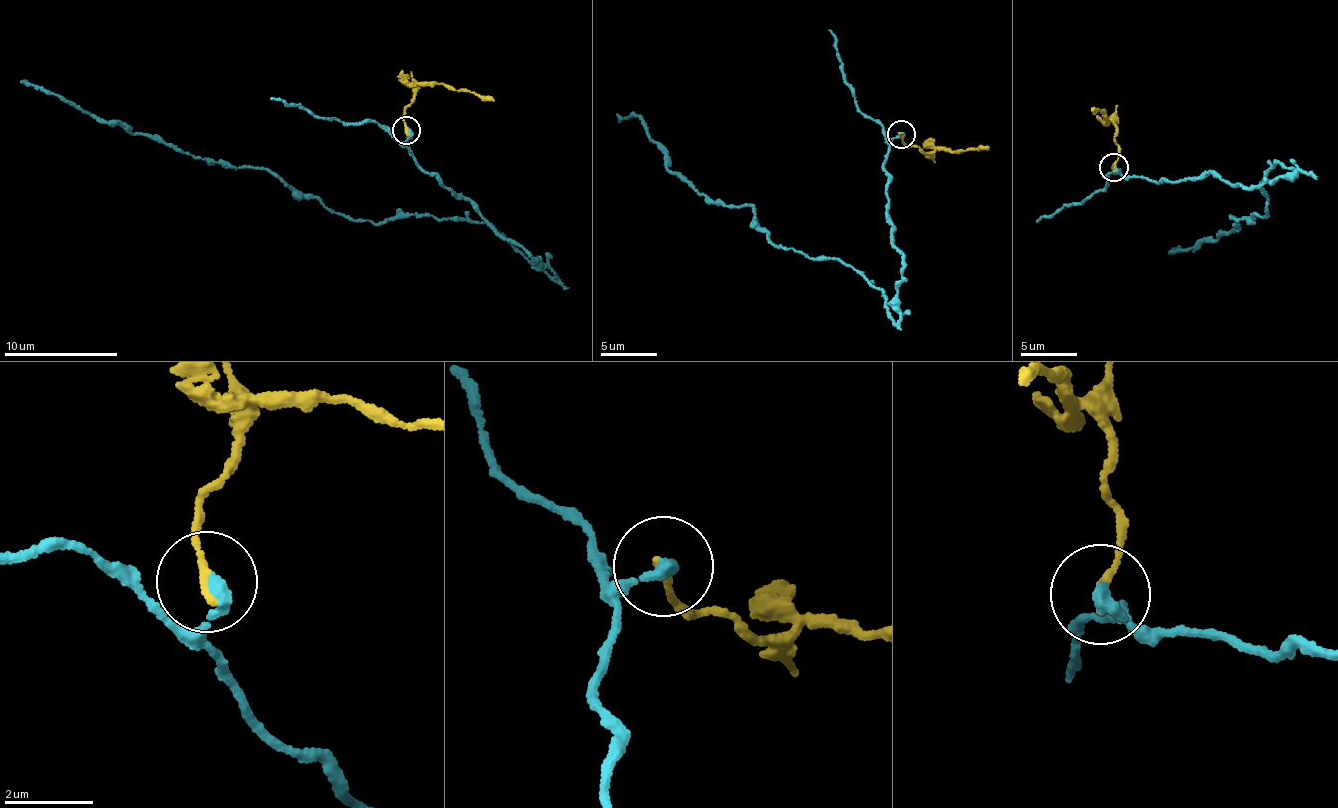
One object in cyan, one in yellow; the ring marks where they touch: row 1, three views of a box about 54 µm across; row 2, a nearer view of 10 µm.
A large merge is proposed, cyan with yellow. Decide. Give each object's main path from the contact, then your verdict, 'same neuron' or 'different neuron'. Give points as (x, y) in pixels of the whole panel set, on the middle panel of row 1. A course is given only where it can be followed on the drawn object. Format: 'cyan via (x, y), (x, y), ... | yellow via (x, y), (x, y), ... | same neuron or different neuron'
cyan via (900, 135), (883, 166), (897, 321), (879, 287), (780, 248), (748, 205), (705, 198), (618, 114) | yellow via (900, 135), (910, 147), (932, 151), (988, 146) | different neuron

